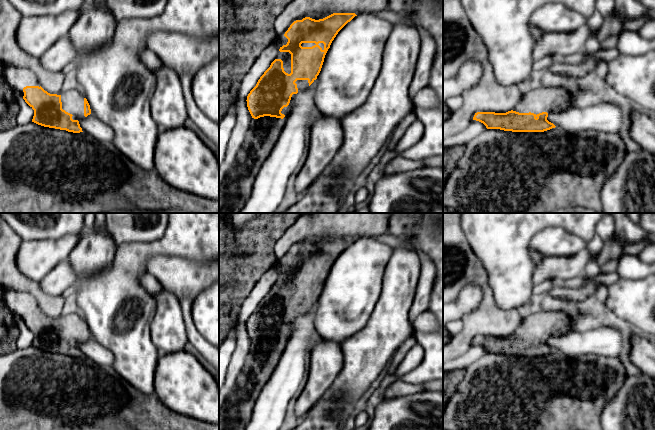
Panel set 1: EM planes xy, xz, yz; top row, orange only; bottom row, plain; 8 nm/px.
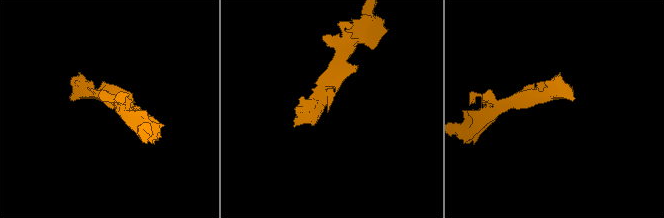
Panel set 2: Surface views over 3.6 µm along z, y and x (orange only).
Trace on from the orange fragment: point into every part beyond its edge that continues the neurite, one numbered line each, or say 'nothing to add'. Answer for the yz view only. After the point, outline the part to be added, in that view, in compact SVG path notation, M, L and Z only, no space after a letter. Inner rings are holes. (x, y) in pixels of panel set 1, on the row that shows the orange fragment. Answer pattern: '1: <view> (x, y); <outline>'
1: yz (549, 99); M545 87L530 89L522 97L513 111L539 114L566 111L573 103L573 95L568 87Z

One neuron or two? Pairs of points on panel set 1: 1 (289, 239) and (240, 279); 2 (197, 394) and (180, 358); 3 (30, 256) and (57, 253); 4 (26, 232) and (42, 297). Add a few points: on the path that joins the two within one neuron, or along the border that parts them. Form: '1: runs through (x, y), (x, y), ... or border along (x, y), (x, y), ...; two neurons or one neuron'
1: border along (286, 230), (275, 243), (275, 256), (277, 259); two neurons
2: runs through (188, 385), (180, 377), (180, 367); one neuron
3: runs through (37, 256), (50, 253); one neuron
4: border along (10, 226), (23, 240); two neurons

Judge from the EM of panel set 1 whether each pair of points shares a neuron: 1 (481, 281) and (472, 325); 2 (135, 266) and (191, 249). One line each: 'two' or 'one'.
1: one
2: one

